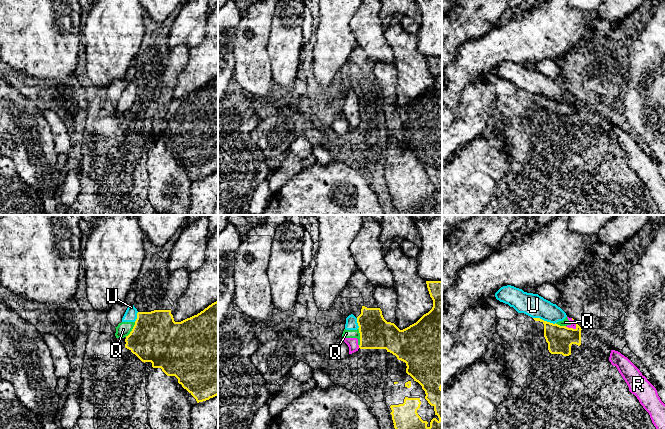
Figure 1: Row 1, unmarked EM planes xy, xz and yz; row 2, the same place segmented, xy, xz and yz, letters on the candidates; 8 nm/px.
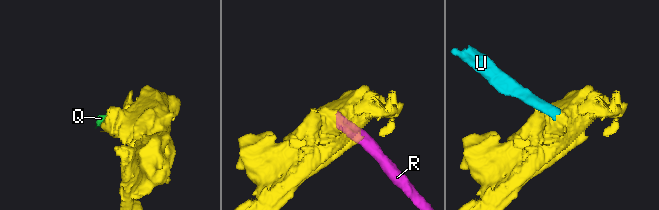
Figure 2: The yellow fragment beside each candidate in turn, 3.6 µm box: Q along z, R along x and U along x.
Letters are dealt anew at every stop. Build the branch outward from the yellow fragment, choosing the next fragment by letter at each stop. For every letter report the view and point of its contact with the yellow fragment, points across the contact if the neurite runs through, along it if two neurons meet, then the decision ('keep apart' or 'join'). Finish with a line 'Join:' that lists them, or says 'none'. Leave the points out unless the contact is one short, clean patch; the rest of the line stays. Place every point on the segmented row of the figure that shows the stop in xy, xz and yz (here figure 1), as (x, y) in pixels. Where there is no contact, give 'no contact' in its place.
Q: contact xz (360, 337); border xz (358, 328), (359, 345); keep apart
R: contact yz (571, 328); border yz (576, 324), (574, 328), (565, 326); keep apart
U: contact yz (543, 320); border yz (533, 317), (539, 317), (548, 322), (555, 323); keep apart
Join: none

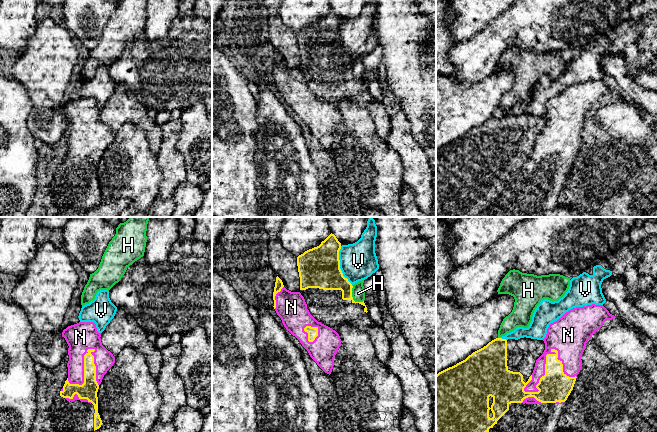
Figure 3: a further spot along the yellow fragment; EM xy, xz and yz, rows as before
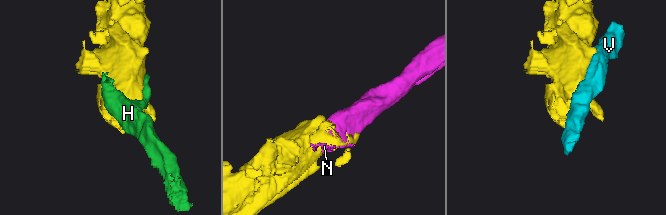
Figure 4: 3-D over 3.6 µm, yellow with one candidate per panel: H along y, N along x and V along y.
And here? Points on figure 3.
H: contact xz (352, 297); keep apart
N: contact yz (546, 360); keep apart
V: contact xz (339, 266); keep apart
Join: none

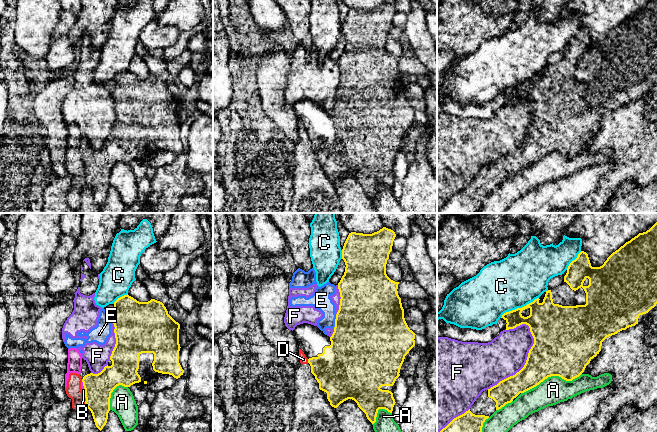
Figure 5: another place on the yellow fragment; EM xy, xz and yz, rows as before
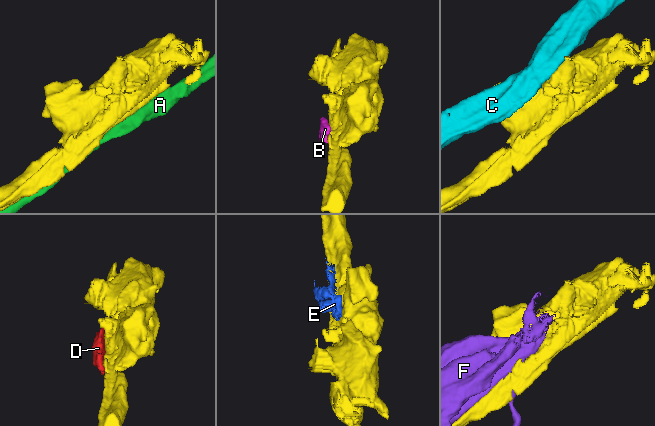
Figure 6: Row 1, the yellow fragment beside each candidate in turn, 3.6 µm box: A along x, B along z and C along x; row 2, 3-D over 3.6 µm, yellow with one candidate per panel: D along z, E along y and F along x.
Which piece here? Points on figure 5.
A: contact yz (551, 375); keep apart
B: contact xy (85, 391); keep apart
C: contact yz (519, 308); keep apart
D: contact xy (85, 403); keep apart
E: contact xz (335, 321); border xz (336, 314), (333, 327); keep apart
F: contact yz (525, 363); keep apart
Join: none

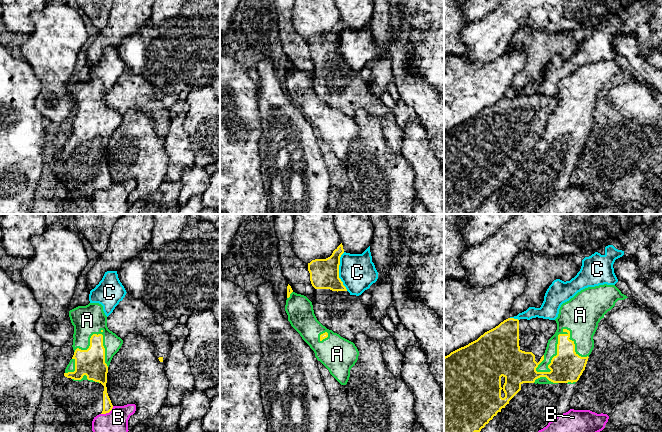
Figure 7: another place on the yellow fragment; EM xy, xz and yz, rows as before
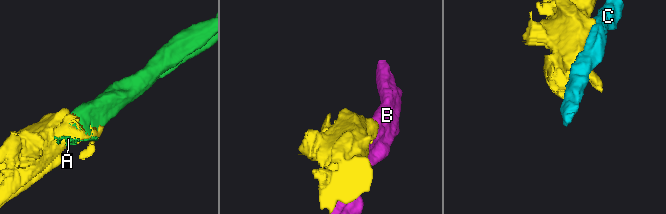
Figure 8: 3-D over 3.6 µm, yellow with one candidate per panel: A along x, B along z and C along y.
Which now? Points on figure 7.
A: contact yz (558, 340); keep apart
B: contact xy (107, 412); border xy (113, 406), (108, 412), (101, 414); keep apart
C: contact xz (338, 271); keep apart
Join: none

